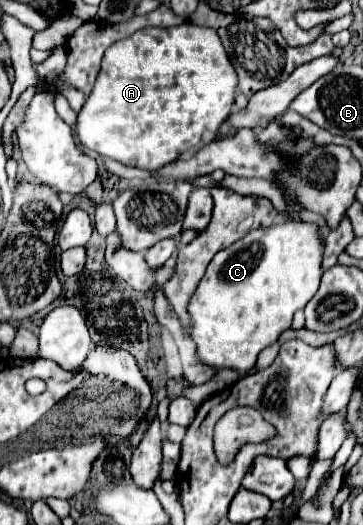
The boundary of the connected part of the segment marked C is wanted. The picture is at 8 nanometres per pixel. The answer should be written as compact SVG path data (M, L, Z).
M281 222L269 228L251 230L245 238L221 250L207 266L207 272L187 306L187 312L191 316L189 336L195 342L199 362L217 370L251 370L257 362L259 352L277 342L281 332L291 326L293 314L305 308L305 304L319 290L319 280L323 274L321 256L323 244L319 240L319 228L313 222Z

